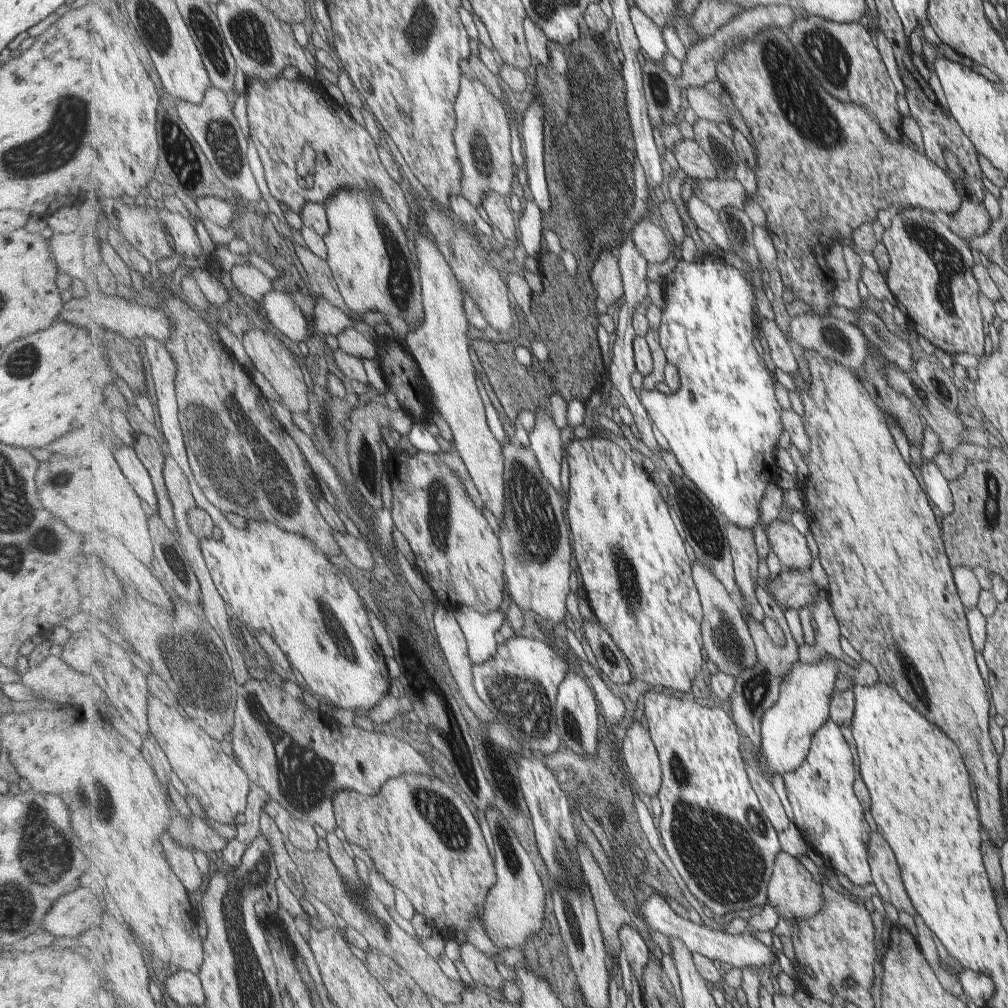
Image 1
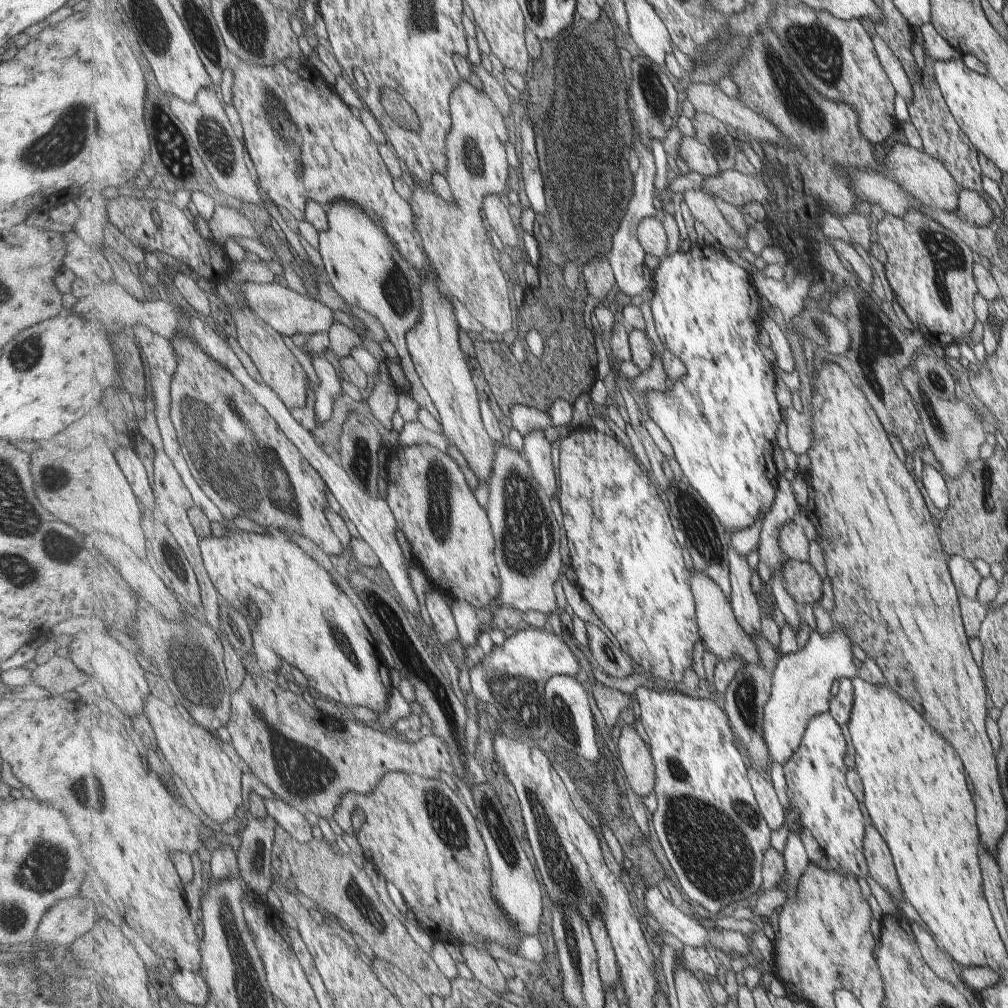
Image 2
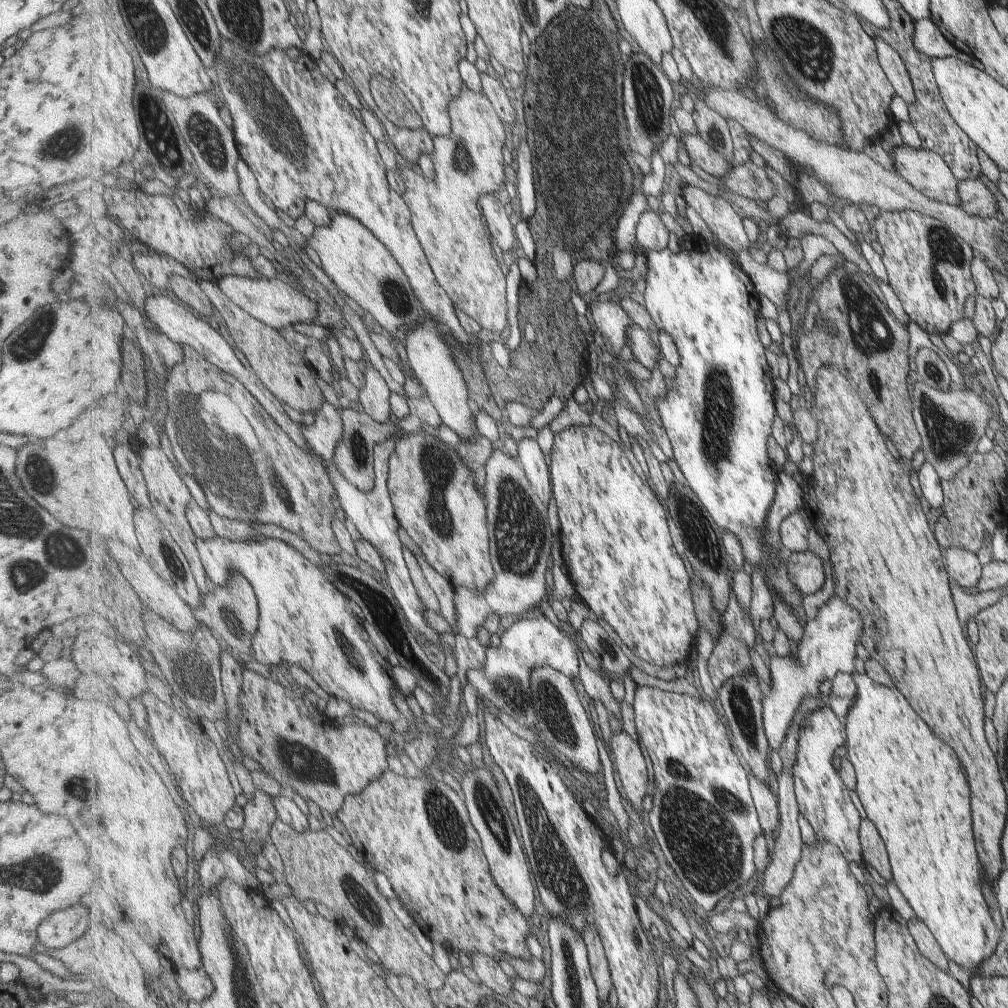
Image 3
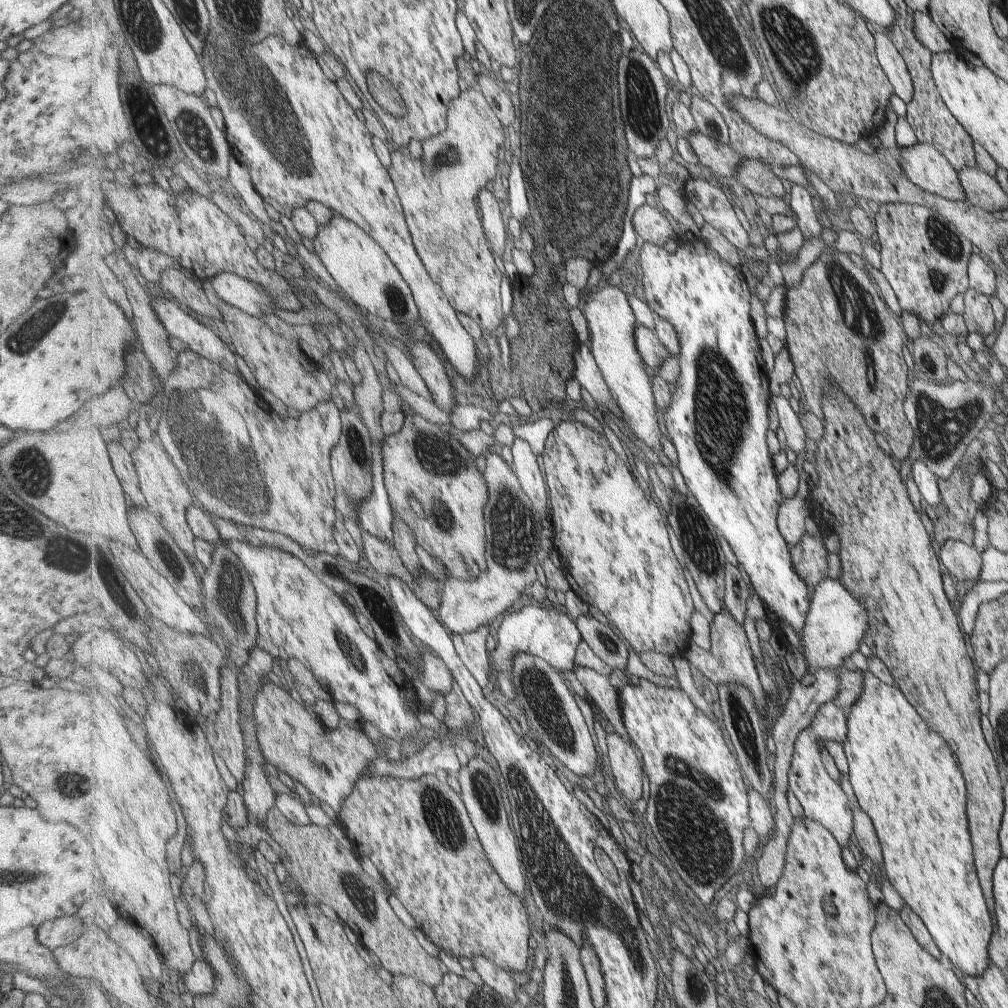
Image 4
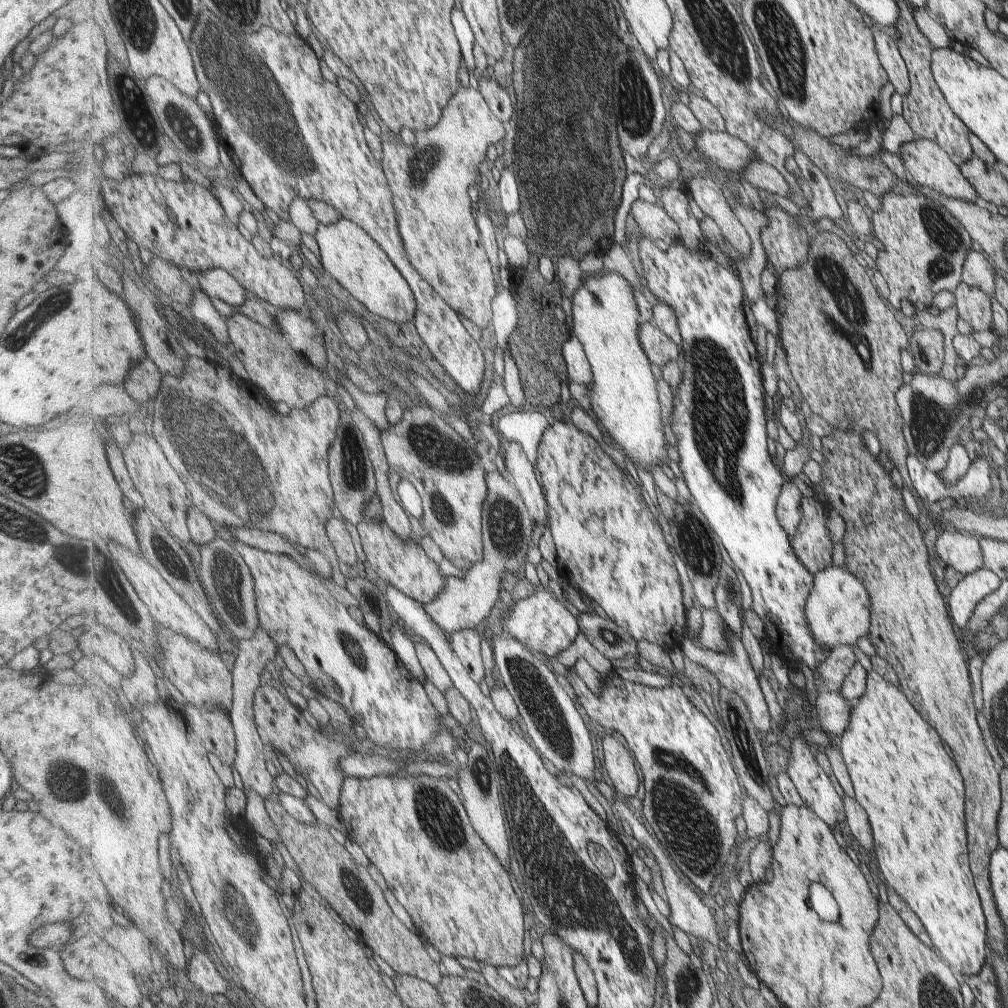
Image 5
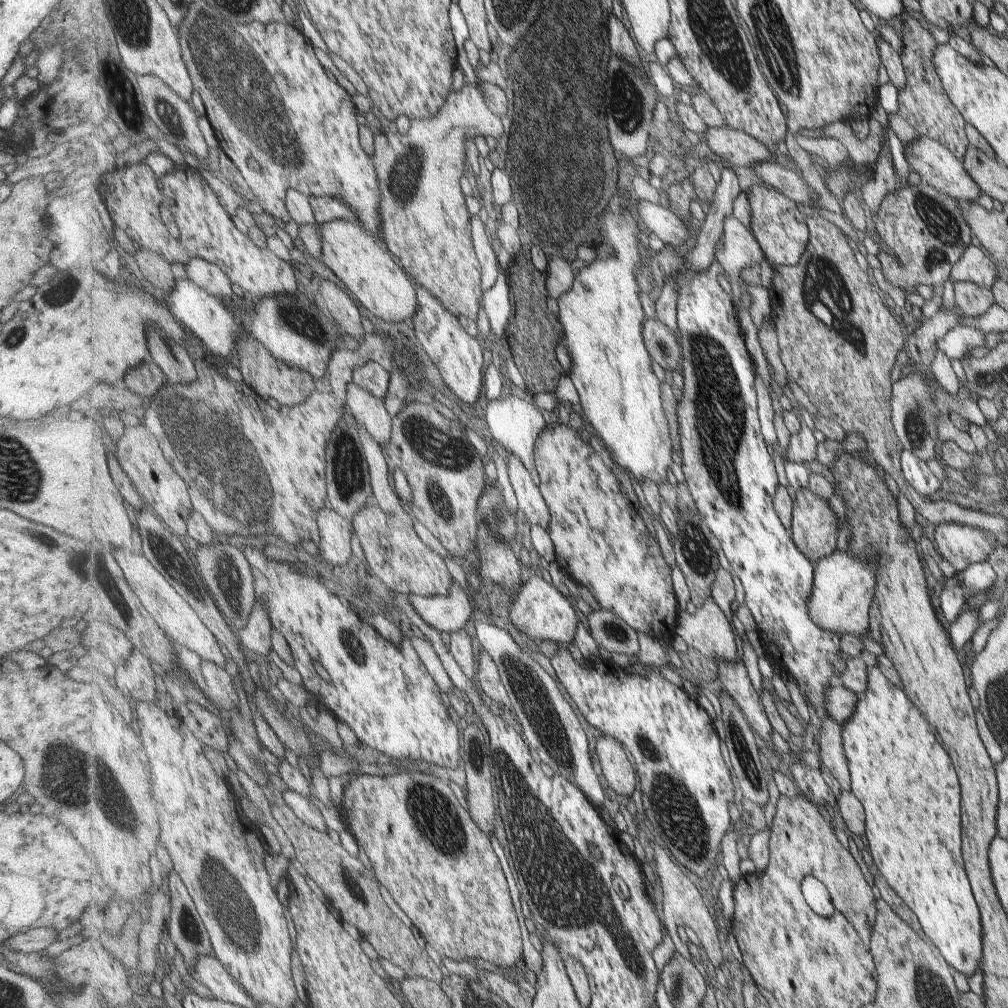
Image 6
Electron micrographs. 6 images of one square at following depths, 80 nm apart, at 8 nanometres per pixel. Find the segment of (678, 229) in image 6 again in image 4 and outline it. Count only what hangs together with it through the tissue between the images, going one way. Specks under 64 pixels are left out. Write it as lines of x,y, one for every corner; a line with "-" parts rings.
649,204
637,209
632,218
636,235
640,243
653,243
665,246
669,240
677,240
680,233
675,230
660,206
653,208

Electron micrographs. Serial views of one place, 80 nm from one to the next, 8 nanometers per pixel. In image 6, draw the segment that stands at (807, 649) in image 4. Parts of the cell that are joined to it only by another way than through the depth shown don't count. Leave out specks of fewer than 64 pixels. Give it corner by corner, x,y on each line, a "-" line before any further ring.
834,550
829,556
818,560
815,563
814,588
809,596
809,615
820,629
838,635
861,635
865,636
869,630
869,610
870,604
874,600
874,565
868,561
863,561
858,557
853,557
846,552

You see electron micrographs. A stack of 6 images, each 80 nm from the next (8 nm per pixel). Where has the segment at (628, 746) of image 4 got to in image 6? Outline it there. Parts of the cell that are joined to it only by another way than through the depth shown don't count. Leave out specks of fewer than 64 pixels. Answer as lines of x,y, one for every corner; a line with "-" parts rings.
611,735
600,736
595,745
602,772
618,796
630,797
637,788
637,772
625,748

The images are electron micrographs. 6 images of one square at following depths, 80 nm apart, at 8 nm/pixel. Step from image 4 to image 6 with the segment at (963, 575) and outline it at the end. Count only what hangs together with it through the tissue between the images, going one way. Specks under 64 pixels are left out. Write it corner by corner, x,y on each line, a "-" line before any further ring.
943,523
934,527
933,544
937,546
938,554
947,560
954,568
955,574
962,571
967,565
980,563
986,560
988,552
991,552
992,546
997,543
993,534
981,529
974,529
965,525
955,523

